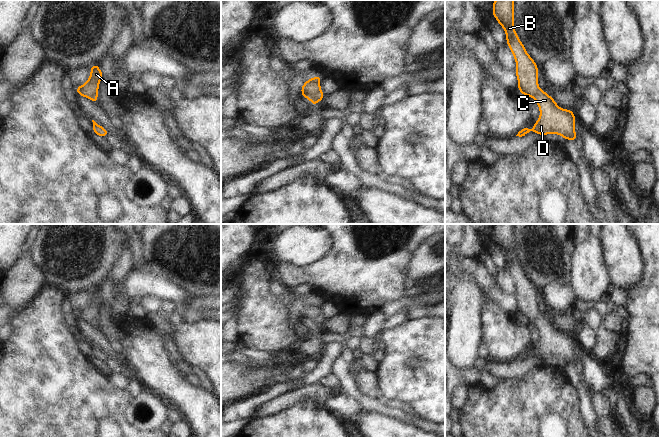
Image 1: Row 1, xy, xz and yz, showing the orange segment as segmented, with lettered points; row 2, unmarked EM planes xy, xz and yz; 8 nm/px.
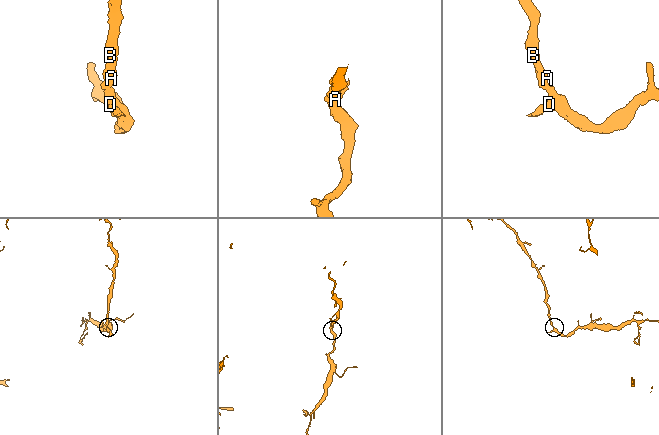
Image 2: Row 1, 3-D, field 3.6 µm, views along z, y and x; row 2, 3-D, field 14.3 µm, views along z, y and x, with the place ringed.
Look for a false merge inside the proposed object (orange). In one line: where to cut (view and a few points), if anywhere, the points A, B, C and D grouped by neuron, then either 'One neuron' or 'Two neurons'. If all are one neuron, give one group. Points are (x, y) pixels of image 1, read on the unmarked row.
No split. Groups: A B C D. One neuron.

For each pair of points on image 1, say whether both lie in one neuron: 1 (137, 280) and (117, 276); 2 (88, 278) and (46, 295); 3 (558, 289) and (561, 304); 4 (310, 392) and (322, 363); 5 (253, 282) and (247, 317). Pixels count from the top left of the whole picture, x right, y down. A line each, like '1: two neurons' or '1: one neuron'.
1: two neurons
2: two neurons
3: one neuron
4: two neurons
5: one neuron

